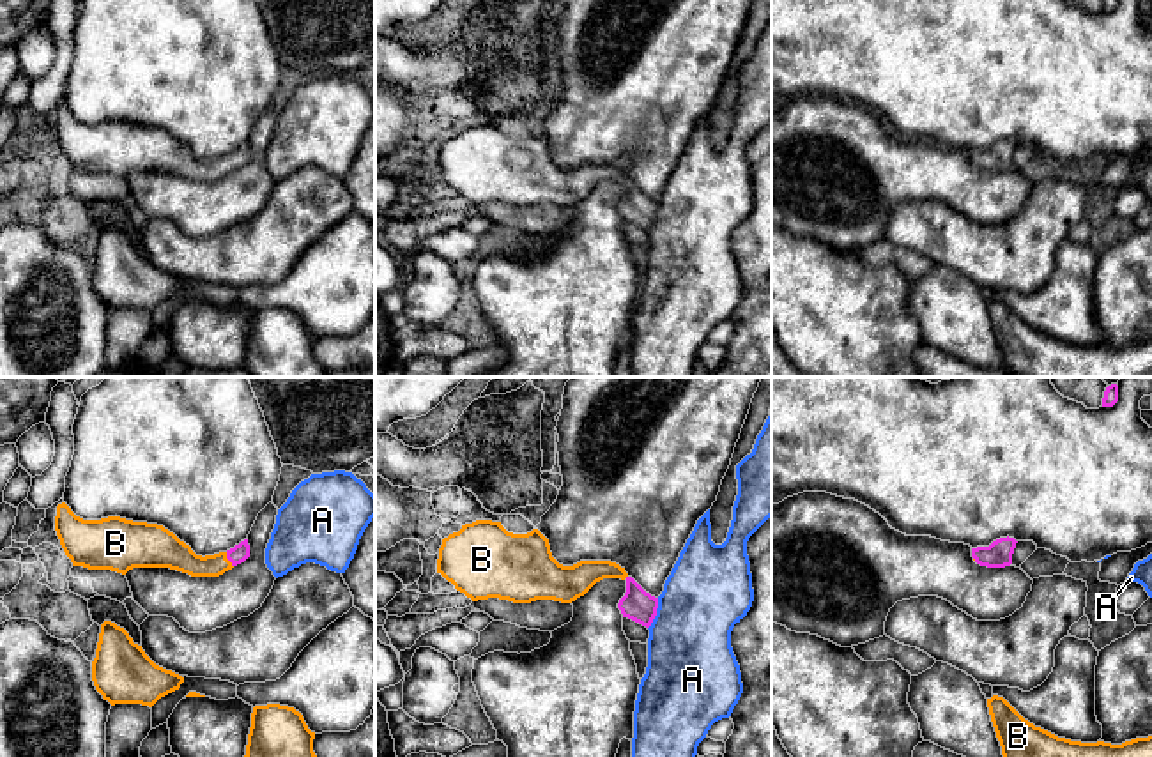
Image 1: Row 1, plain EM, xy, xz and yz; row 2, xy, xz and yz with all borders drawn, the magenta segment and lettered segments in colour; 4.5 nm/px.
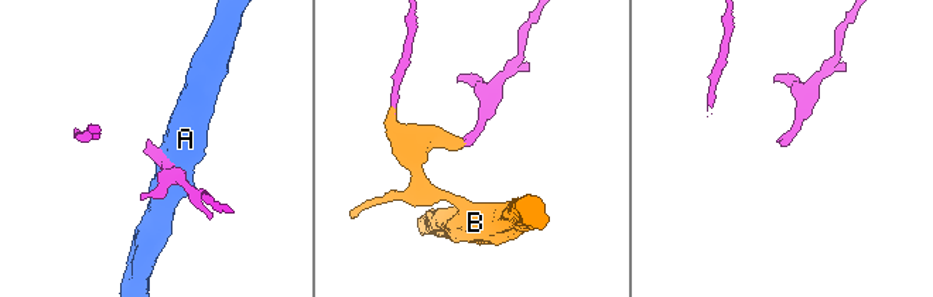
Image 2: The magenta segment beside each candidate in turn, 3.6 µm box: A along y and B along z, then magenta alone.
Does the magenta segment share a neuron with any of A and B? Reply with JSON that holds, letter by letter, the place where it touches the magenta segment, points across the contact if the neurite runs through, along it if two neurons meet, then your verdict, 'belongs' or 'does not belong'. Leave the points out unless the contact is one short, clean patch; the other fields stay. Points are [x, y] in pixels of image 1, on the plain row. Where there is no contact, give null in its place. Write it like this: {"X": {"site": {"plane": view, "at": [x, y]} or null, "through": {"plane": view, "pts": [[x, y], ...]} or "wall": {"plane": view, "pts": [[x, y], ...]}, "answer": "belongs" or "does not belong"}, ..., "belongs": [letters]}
{"A": {"site": {"plane": "xz", "at": [655, 218]}, "wall": {"plane": "xz", "pts": [[659, 202], [655, 221], [648, 232]]}, "answer": "does not belong"}, "B": {"site": {"plane": "xy", "at": [227, 161]}, "answer": "belongs"}, "belongs": ["B"]}

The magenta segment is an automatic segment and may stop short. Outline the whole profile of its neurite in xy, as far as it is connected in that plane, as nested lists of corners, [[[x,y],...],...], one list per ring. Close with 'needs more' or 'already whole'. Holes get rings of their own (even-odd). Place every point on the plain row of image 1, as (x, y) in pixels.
[[[65,106],[57,110],[55,134],[73,170],[122,179],[133,172],[170,172],[191,180],[219,180],[250,161],[248,143],[202,161],[163,129],[120,120],[83,124]]]; needs more

